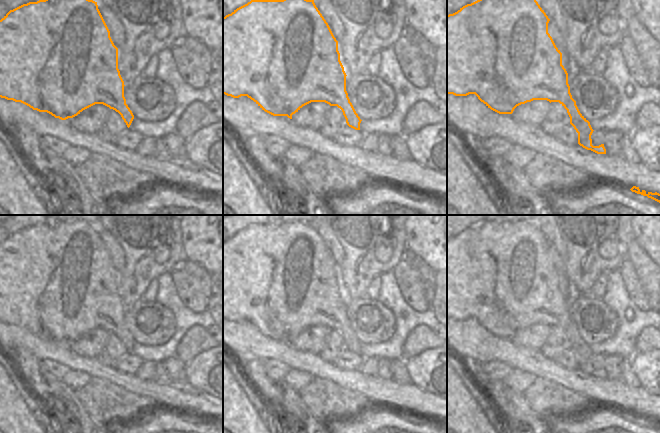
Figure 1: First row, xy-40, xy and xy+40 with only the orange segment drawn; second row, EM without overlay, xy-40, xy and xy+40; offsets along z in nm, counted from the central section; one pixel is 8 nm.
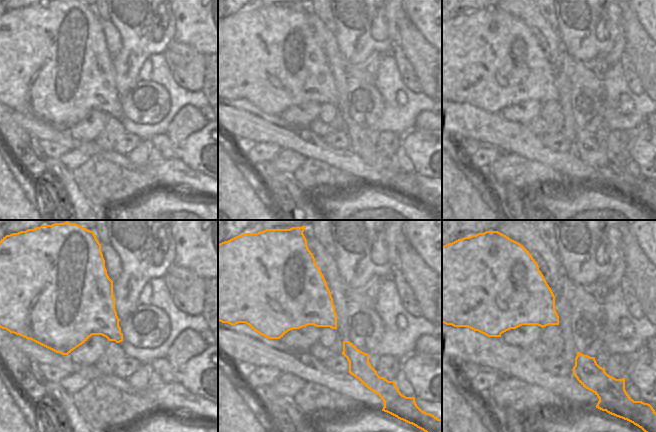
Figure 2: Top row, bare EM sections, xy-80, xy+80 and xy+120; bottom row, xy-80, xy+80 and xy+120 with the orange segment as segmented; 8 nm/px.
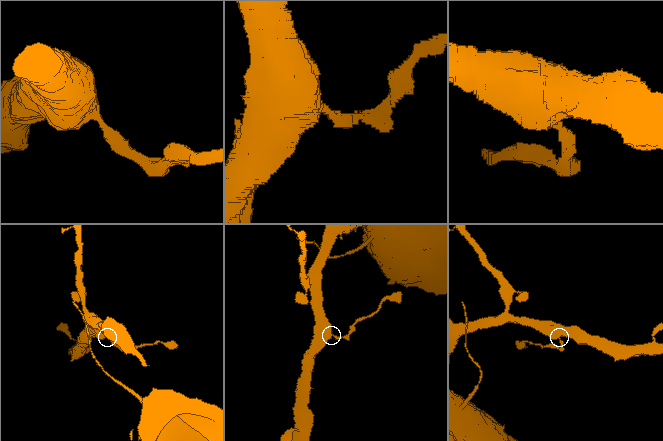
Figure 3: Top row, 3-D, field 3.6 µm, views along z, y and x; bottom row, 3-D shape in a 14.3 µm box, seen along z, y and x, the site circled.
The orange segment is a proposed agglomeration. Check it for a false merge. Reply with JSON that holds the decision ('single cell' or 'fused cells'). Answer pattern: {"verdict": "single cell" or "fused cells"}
{"verdict": "fused cells"}

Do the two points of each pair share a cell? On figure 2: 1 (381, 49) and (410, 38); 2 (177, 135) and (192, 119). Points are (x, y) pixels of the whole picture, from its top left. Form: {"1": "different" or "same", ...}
{"1": "different", "2": "same"}

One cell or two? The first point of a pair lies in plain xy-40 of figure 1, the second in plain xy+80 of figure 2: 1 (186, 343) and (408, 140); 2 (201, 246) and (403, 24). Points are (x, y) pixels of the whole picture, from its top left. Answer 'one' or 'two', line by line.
1: two
2: two

